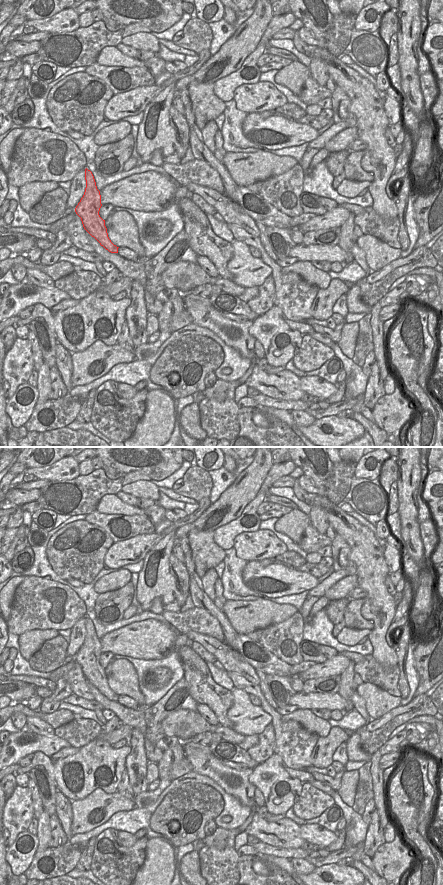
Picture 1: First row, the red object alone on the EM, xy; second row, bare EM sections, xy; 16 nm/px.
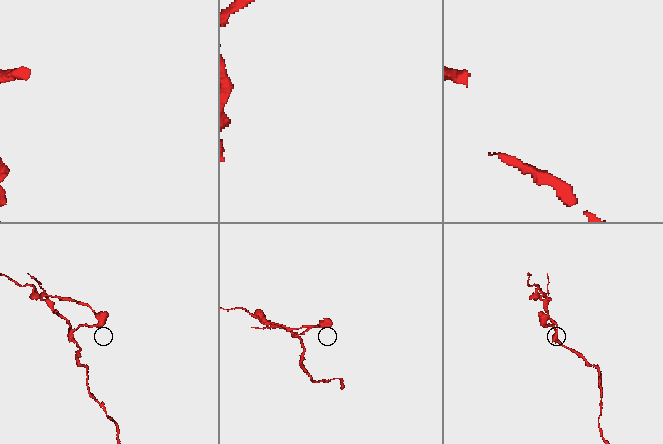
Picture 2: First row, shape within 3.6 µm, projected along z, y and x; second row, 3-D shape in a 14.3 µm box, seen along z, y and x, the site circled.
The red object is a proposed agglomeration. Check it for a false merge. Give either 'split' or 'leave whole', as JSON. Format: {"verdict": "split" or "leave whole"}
{"verdict": "split"}

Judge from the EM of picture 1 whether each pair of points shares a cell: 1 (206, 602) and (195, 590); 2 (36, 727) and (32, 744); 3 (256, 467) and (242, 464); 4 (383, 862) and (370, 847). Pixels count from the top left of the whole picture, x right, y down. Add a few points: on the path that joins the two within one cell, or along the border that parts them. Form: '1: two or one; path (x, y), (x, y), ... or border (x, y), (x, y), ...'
1: one; path (203, 599), (197, 593)
2: two; border (32, 731), (46, 736), (54, 735)
3: two; border (254, 457), (232, 482)
4: two; border (385, 842), (378, 847), (371, 857)

